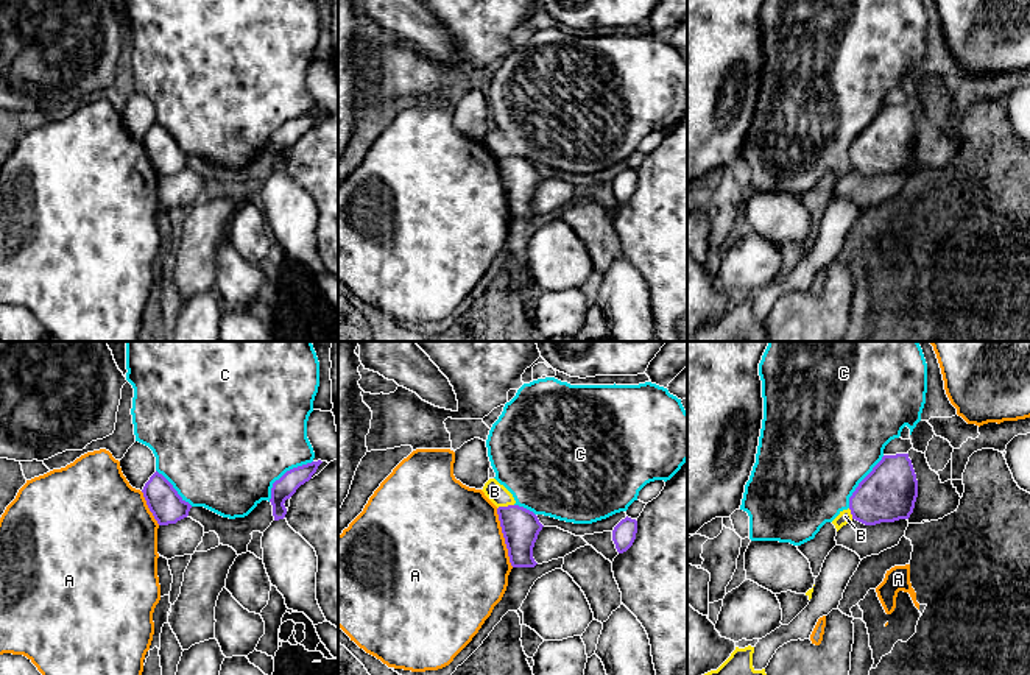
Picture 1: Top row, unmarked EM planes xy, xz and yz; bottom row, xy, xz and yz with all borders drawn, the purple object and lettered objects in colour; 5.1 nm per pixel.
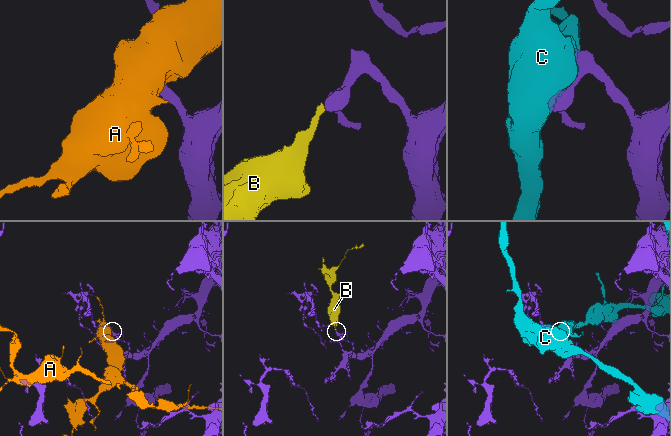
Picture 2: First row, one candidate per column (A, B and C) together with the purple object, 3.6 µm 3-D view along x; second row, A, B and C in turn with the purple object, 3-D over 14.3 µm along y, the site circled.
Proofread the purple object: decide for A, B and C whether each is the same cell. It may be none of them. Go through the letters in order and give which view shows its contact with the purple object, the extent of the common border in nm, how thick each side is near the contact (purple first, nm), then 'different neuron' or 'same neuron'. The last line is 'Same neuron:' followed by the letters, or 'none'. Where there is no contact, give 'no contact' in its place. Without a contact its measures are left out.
A: xz | 320 nm | 190/500 nm | different neuron
B: xz | 90 nm | 190/100 nm | different neuron
C: xy | 320 nm | 110/500 nm | different neuron
Same neuron: none

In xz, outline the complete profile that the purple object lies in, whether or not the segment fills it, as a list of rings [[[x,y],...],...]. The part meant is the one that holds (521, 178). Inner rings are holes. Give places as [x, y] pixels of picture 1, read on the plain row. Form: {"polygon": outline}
{"polygon": [[[519,156],[497,159],[502,184],[513,218],[534,218],[533,198],[542,175],[538,167]]]}

